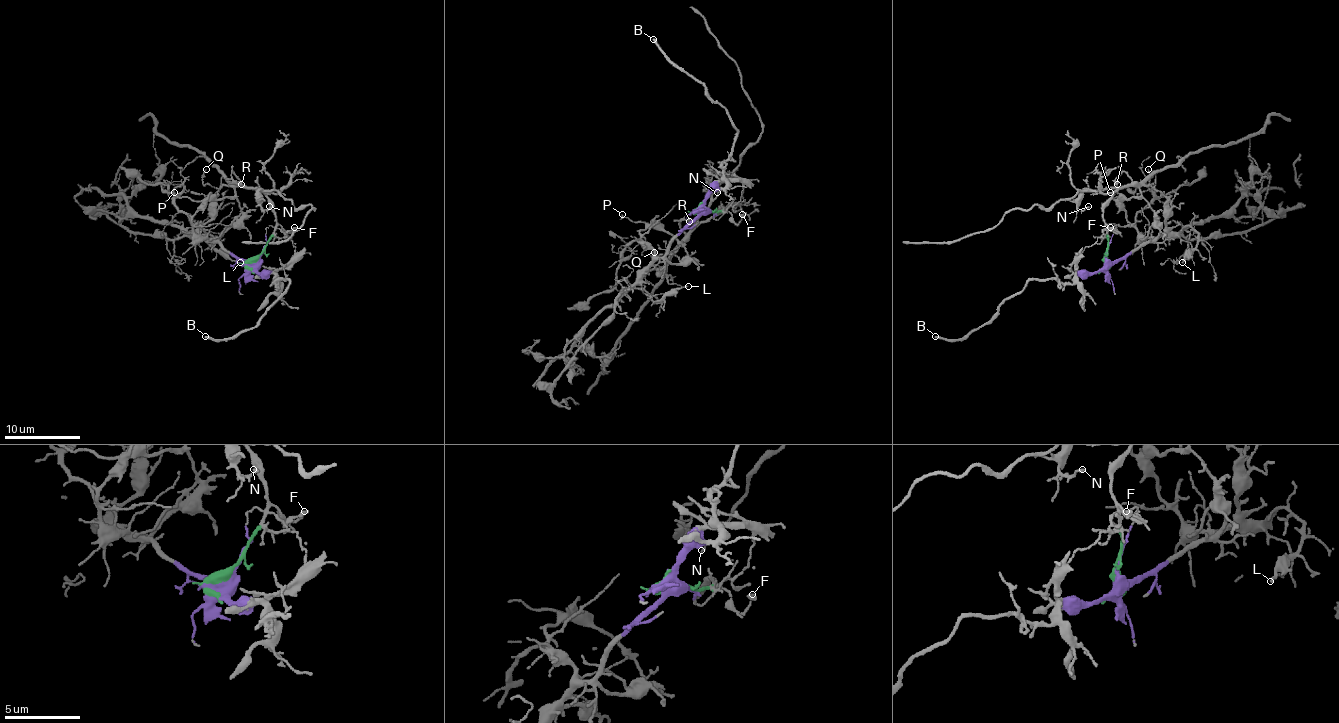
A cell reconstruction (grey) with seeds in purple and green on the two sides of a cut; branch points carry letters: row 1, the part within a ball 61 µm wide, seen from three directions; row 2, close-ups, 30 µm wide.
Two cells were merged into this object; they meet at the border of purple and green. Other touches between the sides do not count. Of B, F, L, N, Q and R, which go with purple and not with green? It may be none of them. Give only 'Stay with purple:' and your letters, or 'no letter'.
Stay with purple: B, L

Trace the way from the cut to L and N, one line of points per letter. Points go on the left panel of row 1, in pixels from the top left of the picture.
L: (253, 263), (236, 260), (221, 245), (197, 235), (193, 229), (201, 226), (214, 239), (214, 246), (240, 261)
N: (253, 263), (276, 224), (274, 205), (261, 192), (249, 188), (263, 190), (259, 192), (261, 207), (268, 207)

